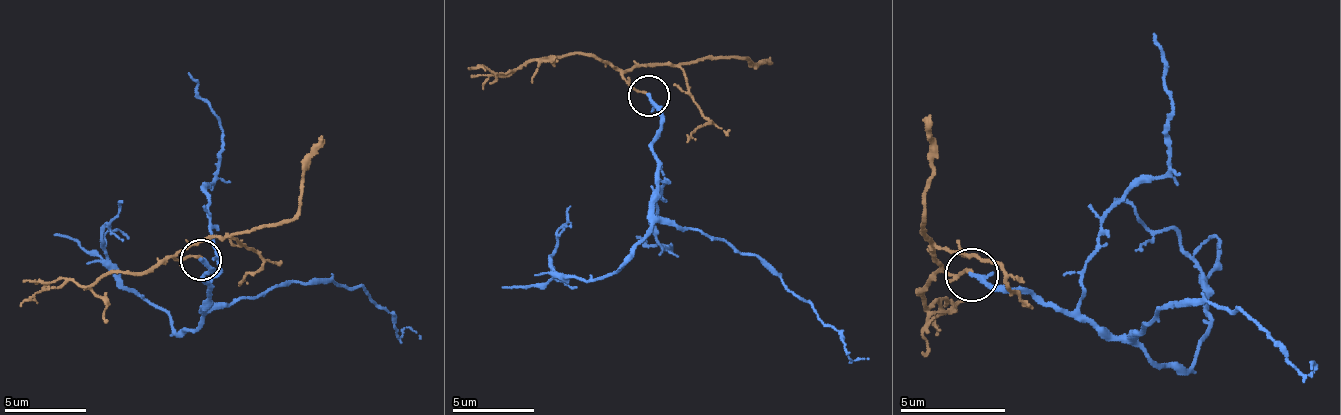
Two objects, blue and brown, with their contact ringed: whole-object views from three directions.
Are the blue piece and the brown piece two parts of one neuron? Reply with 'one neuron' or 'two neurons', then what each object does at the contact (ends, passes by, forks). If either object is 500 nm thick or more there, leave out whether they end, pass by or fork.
two neurons | blue ends | brown ends

